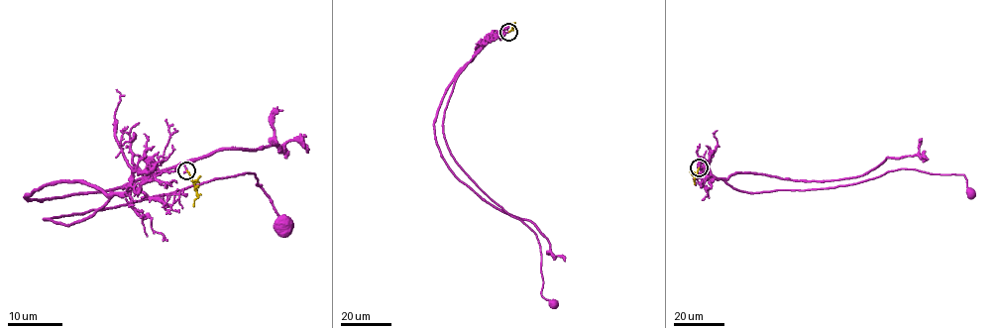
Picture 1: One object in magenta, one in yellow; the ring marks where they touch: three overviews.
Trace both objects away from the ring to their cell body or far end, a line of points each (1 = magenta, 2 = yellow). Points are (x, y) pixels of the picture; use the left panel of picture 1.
1: (186, 170), (180, 163), (157, 171), (75, 223), (44, 219), (254, 173), (282, 226)
2: (186, 170), (195, 188), (195, 181), (189, 177)

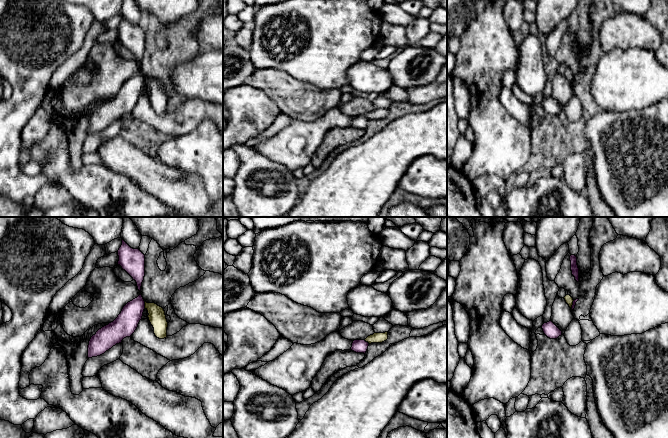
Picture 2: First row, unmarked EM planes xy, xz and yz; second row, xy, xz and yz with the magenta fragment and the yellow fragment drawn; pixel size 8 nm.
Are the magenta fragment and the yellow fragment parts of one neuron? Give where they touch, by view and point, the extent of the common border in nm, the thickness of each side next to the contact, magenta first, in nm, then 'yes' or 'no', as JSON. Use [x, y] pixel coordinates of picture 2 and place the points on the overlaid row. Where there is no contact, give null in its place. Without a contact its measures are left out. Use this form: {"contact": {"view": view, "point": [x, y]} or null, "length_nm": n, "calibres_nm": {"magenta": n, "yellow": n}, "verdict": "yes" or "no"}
{"contact": {"view": "xy", "point": [144, 304]}, "length_nm": 70, "calibres_nm": {"magenta": 180, "yellow": 140}, "verdict": "no"}

